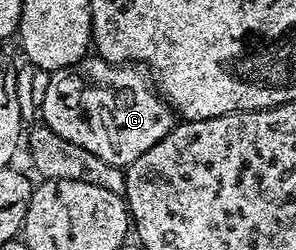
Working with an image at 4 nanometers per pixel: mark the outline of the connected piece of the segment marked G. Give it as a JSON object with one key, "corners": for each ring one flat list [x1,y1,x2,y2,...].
{"corners":[[86,56,73,66,68,66,62,70,54,70,48,75,49,83,46,84,45,95,41,98,40,121,49,126,51,132,59,132,59,136,63,136,63,140,71,140,71,144,79,144,79,148,87,148,87,152,95,152,95,156,99,156,99,160,107,160,107,164,127,168,135,160,139,160,139,156,143,156,143,152,147,152,147,148,155,148,155,144,159,144,159,140,163,140,163,136,167,136,175,125,175,115,169,109,169,103,161,97,160,93,155,89,154,83,150,79,149,82,145,79,144,73,146,74,146,71,136,65,105,62,96,56]]}

